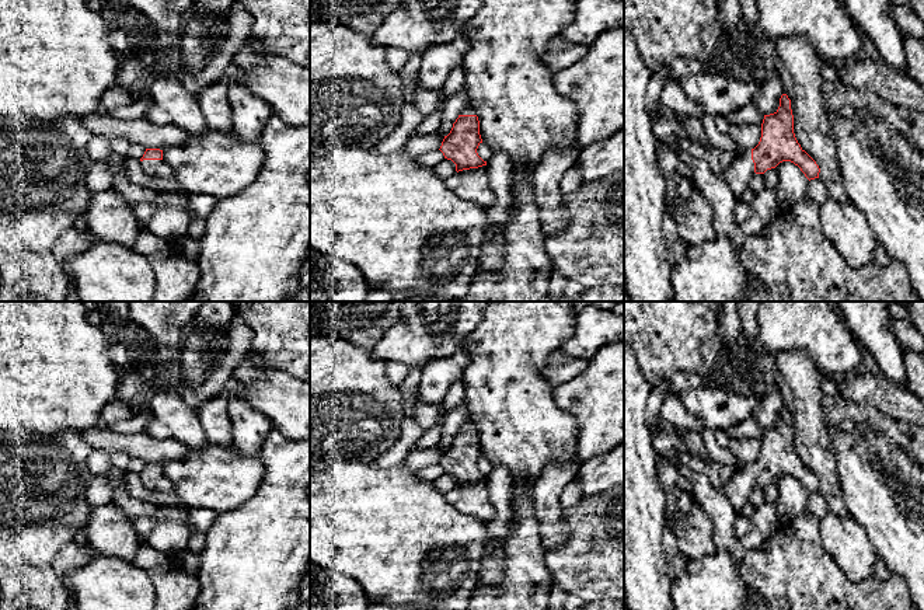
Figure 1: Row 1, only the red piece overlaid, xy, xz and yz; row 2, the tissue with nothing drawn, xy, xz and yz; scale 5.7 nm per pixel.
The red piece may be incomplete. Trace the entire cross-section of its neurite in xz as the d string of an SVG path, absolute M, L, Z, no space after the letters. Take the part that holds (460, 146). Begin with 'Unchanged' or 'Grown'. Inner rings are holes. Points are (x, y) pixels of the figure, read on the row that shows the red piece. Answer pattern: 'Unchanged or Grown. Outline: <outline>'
Unchanged. Outline: M458 115L447 136L444 136L440 151L444 158L456 164L456 171L487 165L477 149L482 143L480 121L477 115Z

